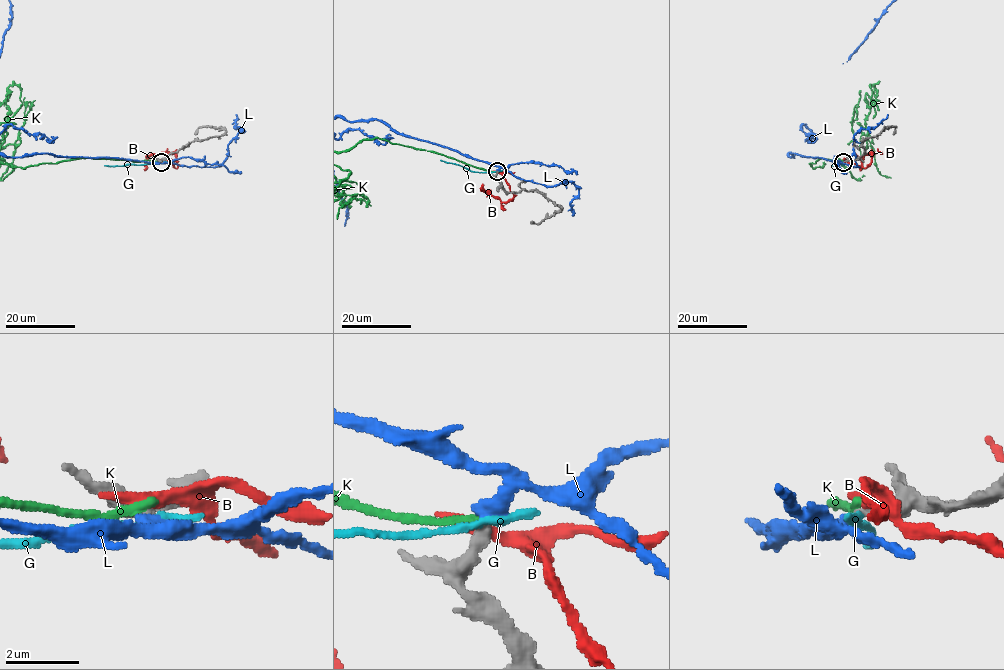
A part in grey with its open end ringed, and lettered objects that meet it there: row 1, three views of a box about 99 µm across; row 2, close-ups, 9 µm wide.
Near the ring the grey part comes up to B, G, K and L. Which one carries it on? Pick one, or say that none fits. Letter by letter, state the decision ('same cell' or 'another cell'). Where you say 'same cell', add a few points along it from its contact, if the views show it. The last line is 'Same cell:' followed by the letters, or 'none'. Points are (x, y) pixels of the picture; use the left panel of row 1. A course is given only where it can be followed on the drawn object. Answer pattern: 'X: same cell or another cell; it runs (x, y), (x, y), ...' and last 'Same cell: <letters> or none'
B: another cell
G: another cell
K: another cell
L: same cell
Same cell: L

